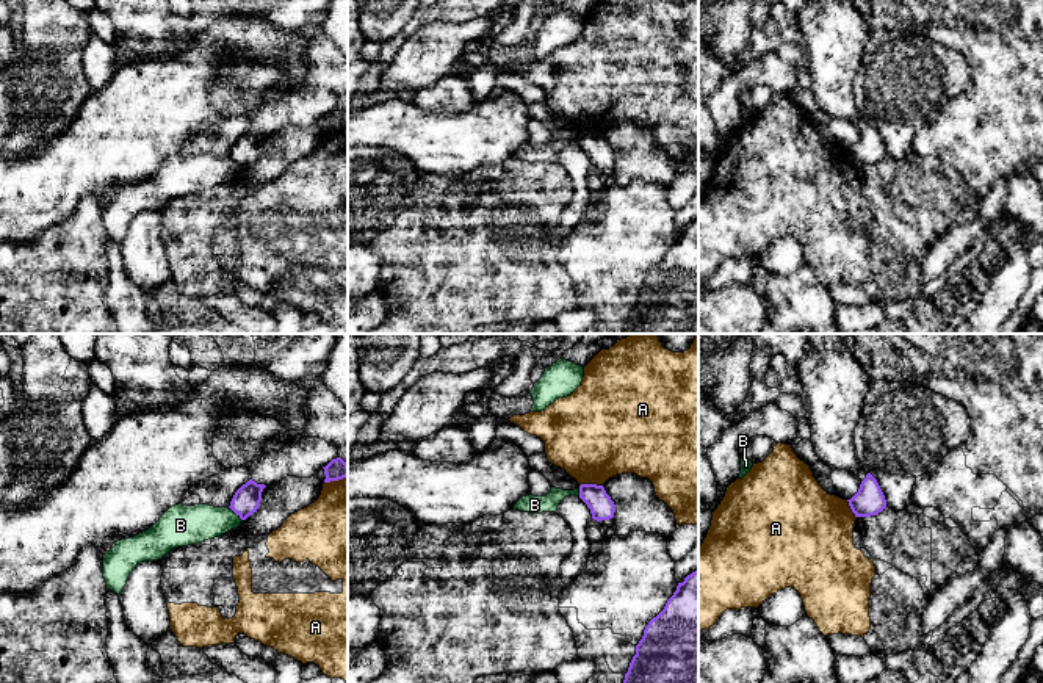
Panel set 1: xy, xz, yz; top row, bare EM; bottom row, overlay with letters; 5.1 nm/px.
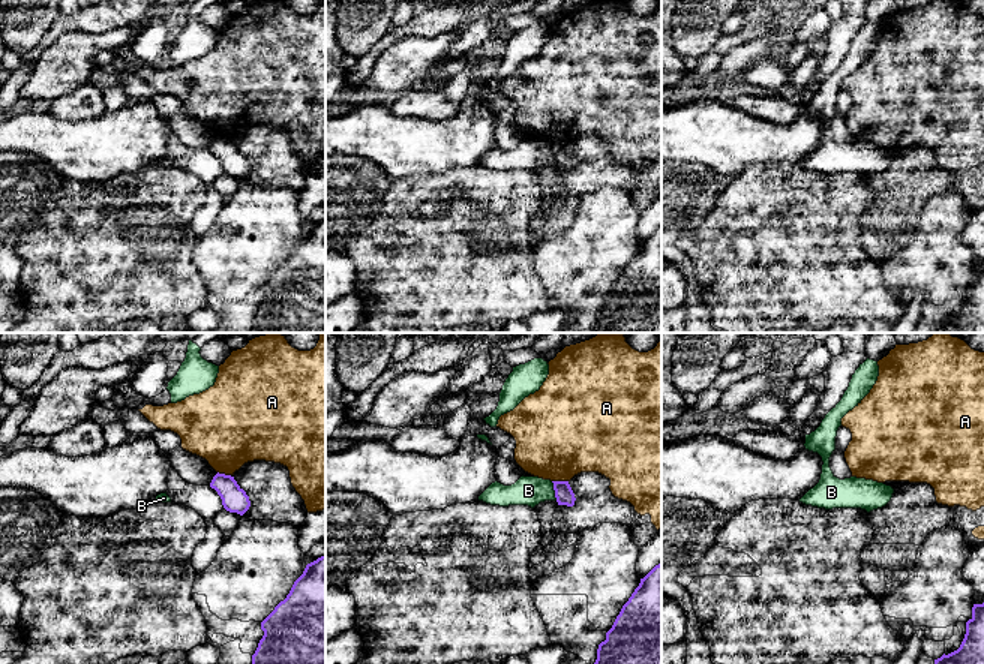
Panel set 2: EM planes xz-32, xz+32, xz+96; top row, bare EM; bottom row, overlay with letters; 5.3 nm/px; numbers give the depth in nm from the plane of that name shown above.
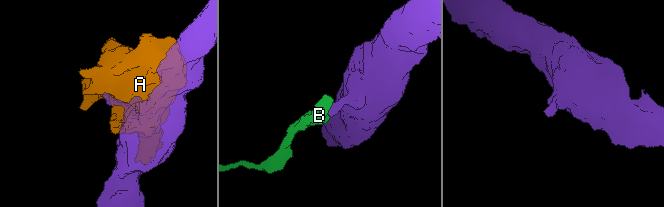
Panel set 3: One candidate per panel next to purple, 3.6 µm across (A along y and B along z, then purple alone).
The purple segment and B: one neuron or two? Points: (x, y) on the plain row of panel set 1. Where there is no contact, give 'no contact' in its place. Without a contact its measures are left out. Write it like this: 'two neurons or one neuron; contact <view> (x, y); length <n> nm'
two neurons; contact xy (235, 162); length 100 nm

